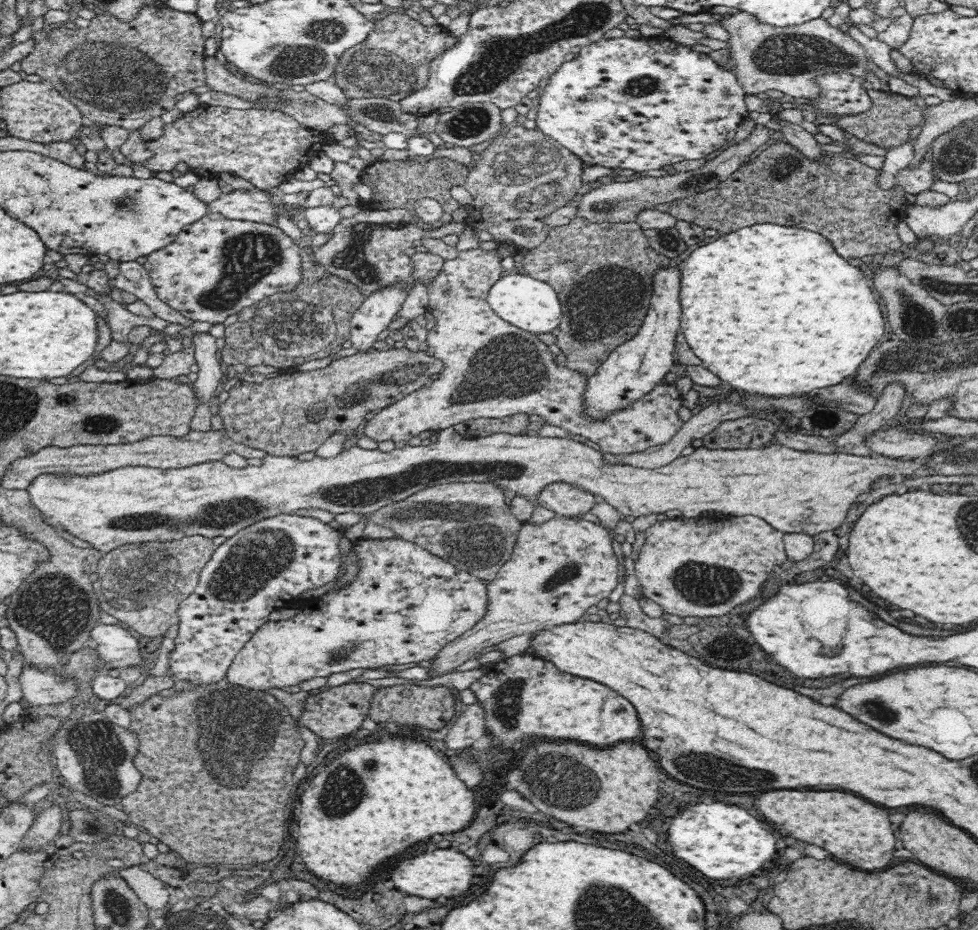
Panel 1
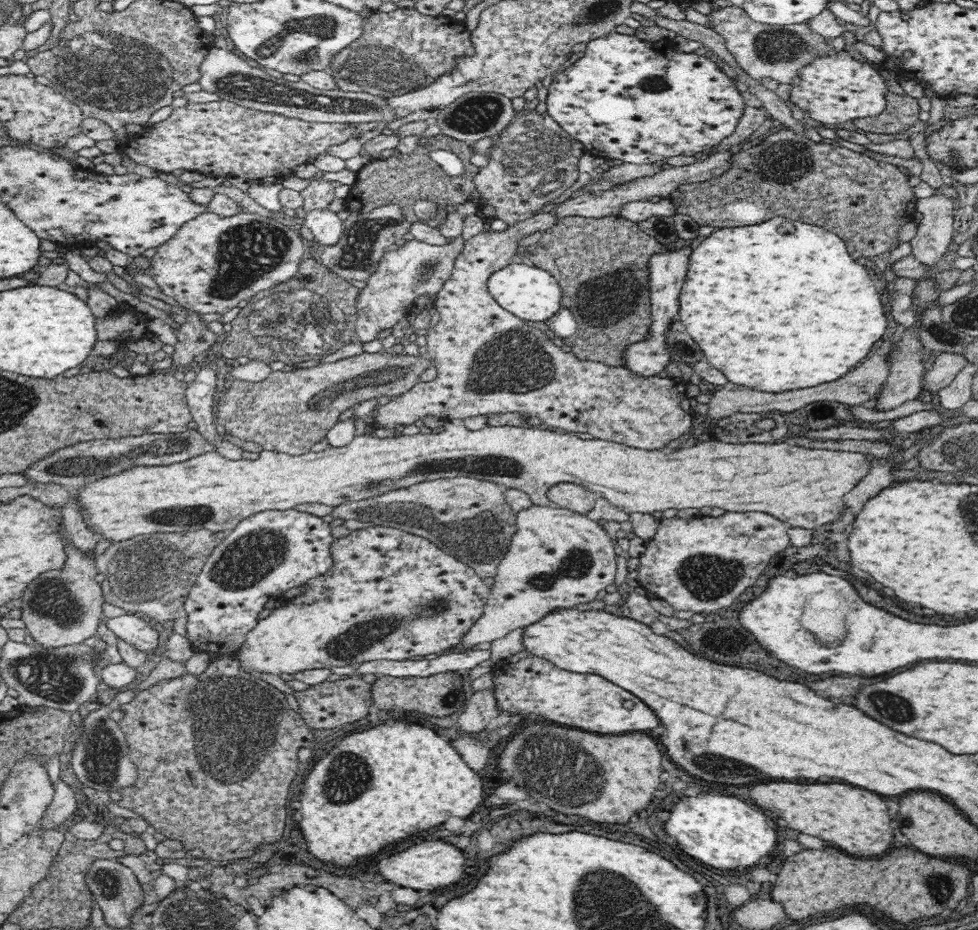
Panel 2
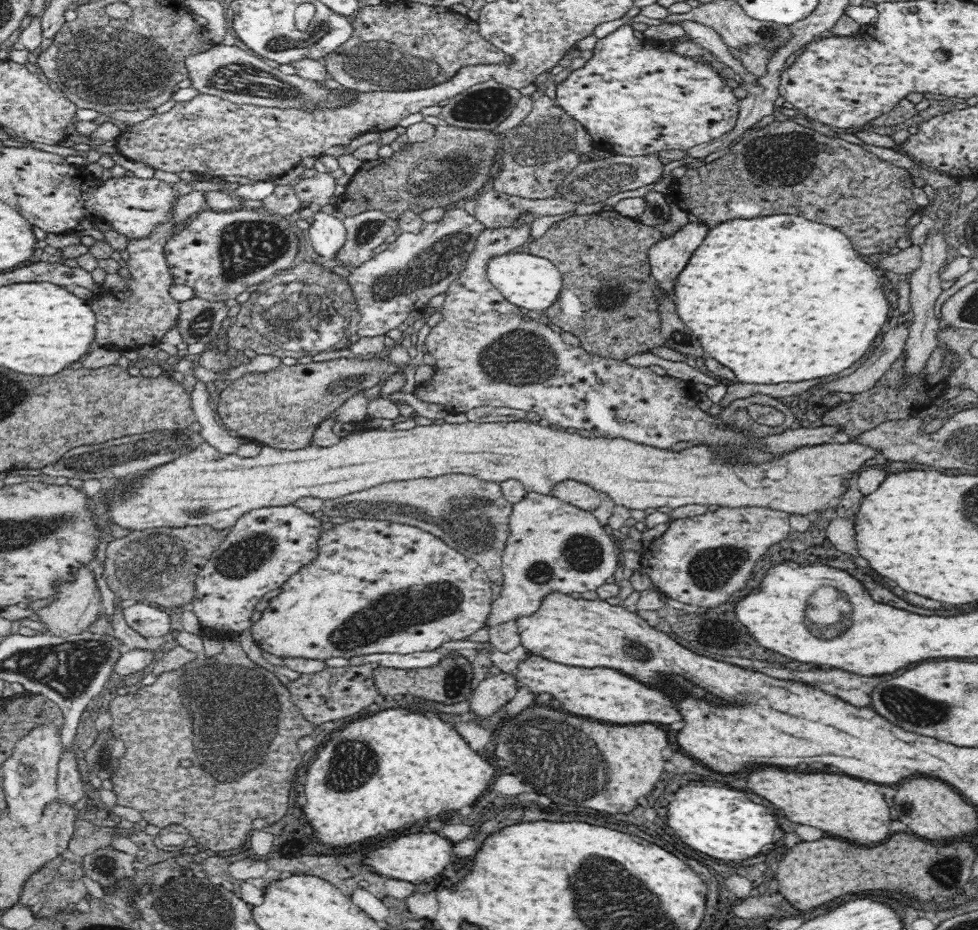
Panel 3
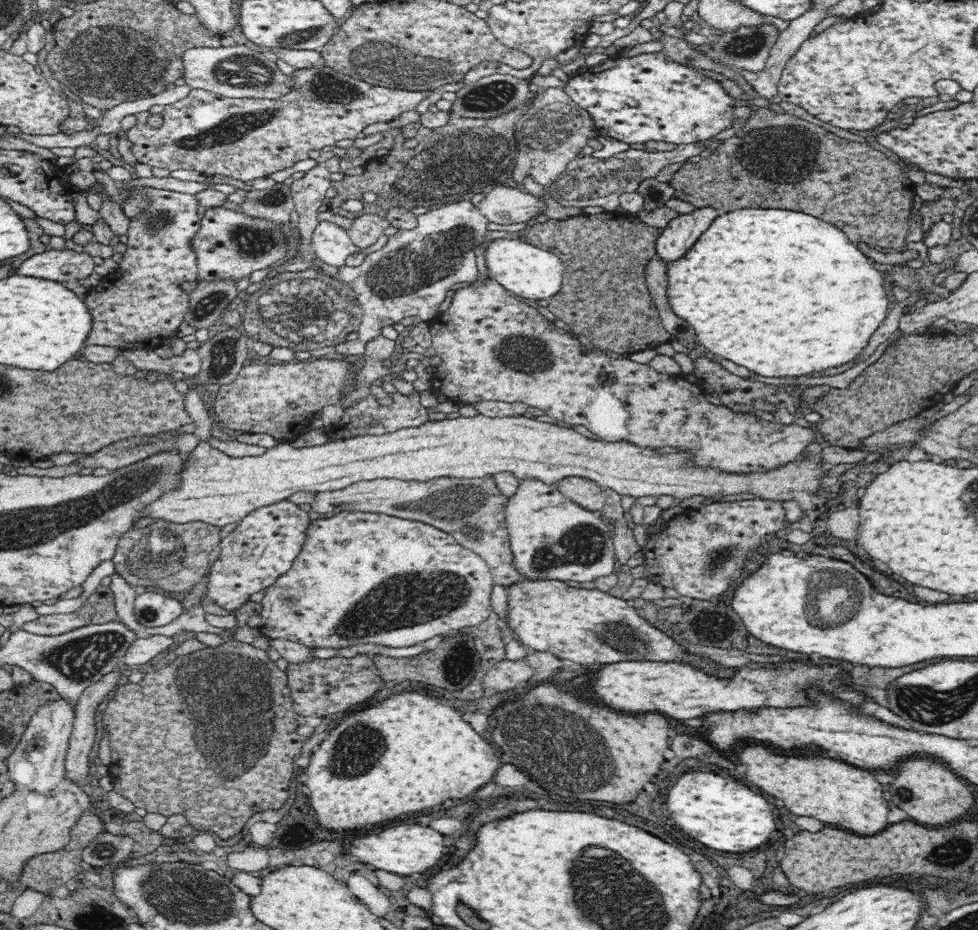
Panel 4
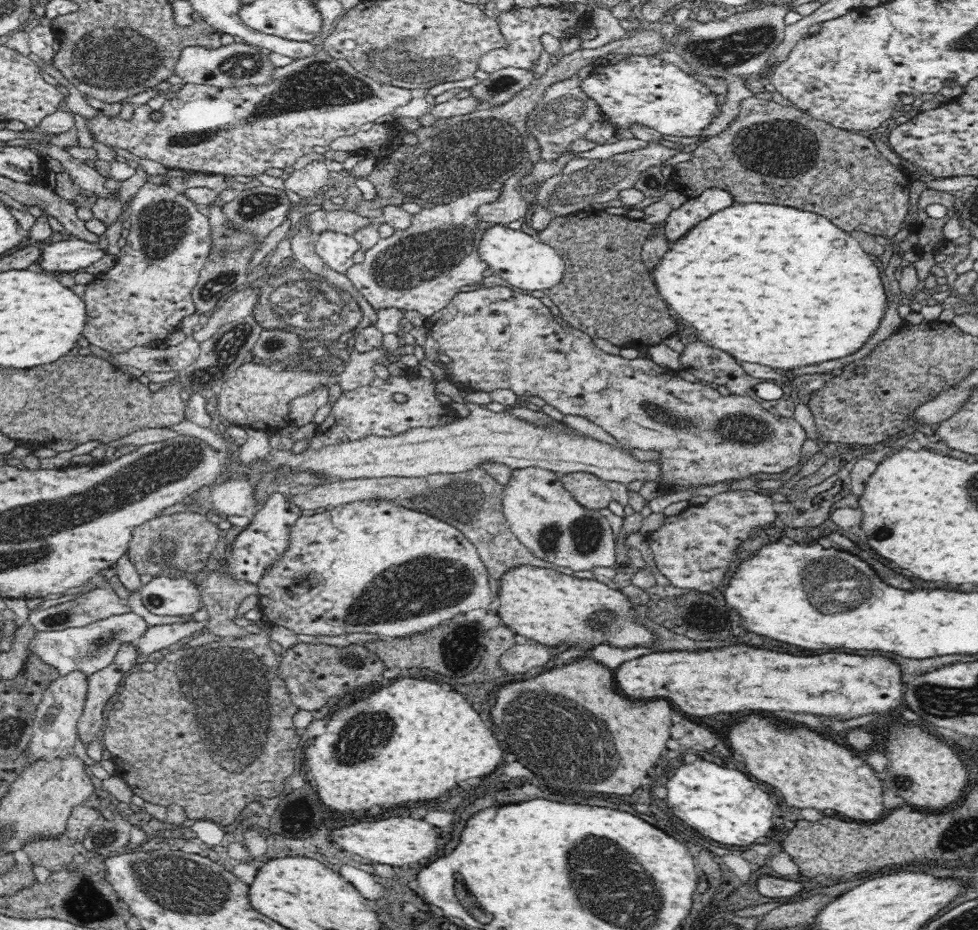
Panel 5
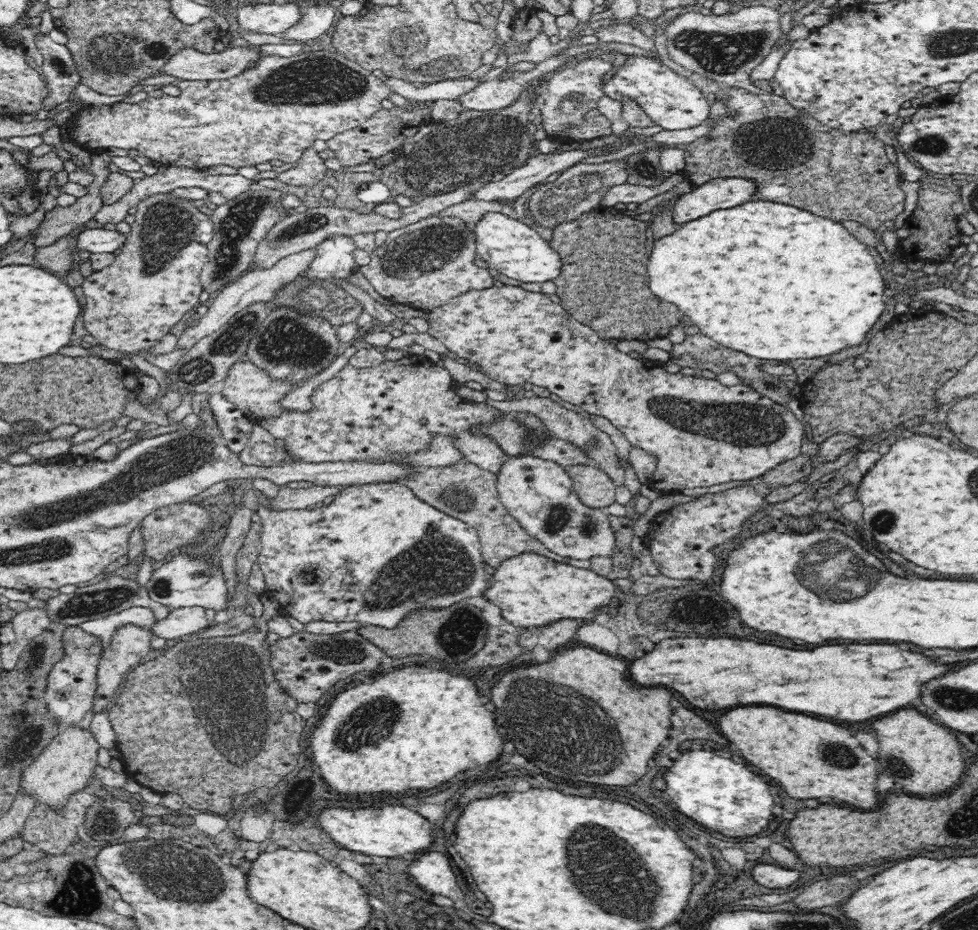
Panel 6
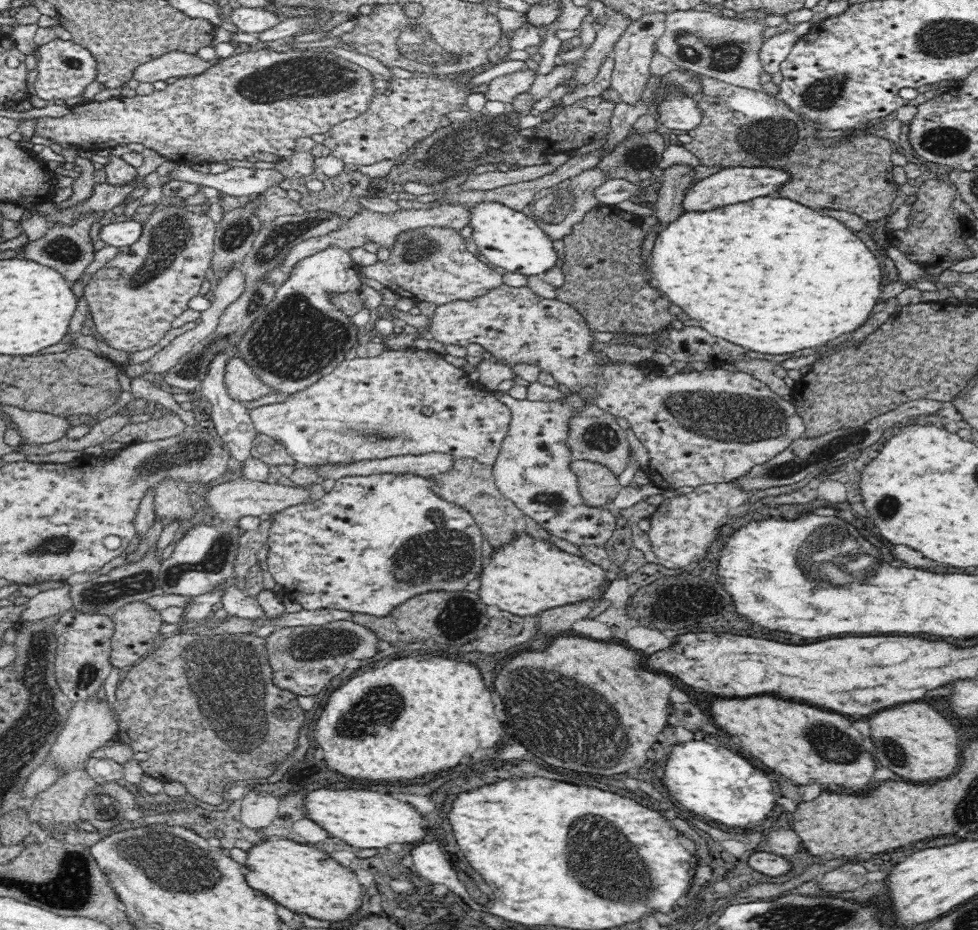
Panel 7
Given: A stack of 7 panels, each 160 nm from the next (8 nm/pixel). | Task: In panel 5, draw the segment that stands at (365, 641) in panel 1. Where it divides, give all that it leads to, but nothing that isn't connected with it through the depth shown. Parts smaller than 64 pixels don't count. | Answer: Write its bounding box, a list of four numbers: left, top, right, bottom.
[259,502,491,638]

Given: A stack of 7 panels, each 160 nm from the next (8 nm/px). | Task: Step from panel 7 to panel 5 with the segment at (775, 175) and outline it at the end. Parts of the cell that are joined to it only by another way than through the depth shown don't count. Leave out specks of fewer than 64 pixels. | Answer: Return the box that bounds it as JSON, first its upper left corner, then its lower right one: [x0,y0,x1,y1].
[663,189,735,244]

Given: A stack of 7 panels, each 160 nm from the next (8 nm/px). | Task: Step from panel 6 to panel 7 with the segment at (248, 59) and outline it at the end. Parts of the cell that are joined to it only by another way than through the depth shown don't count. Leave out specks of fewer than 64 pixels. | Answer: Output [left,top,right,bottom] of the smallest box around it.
[133,51,216,82]

